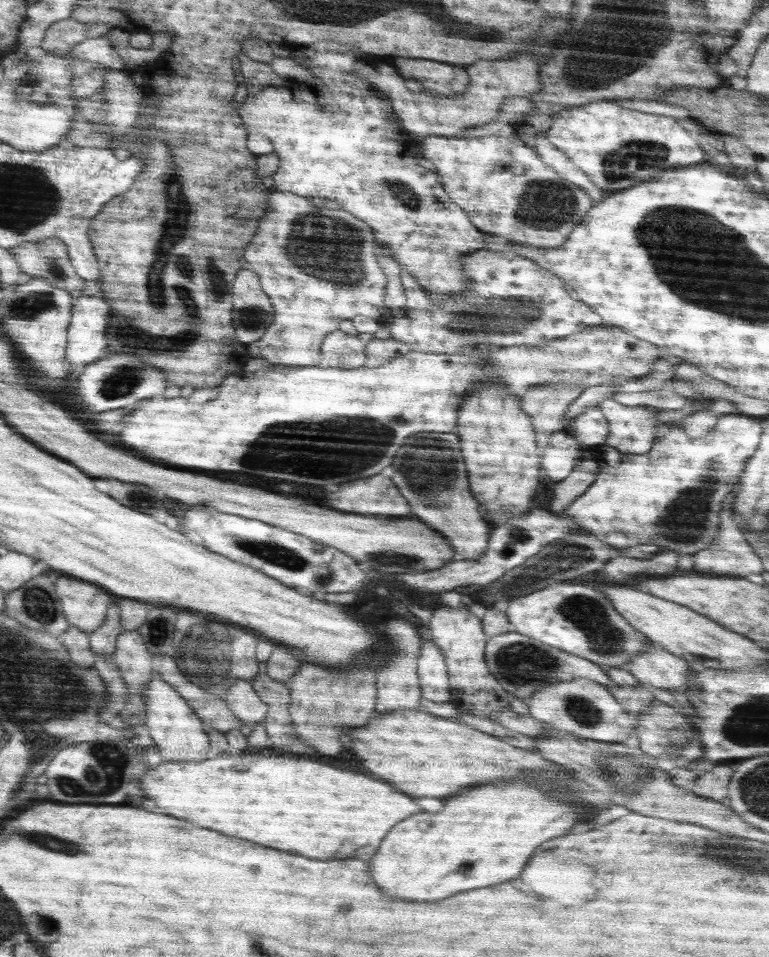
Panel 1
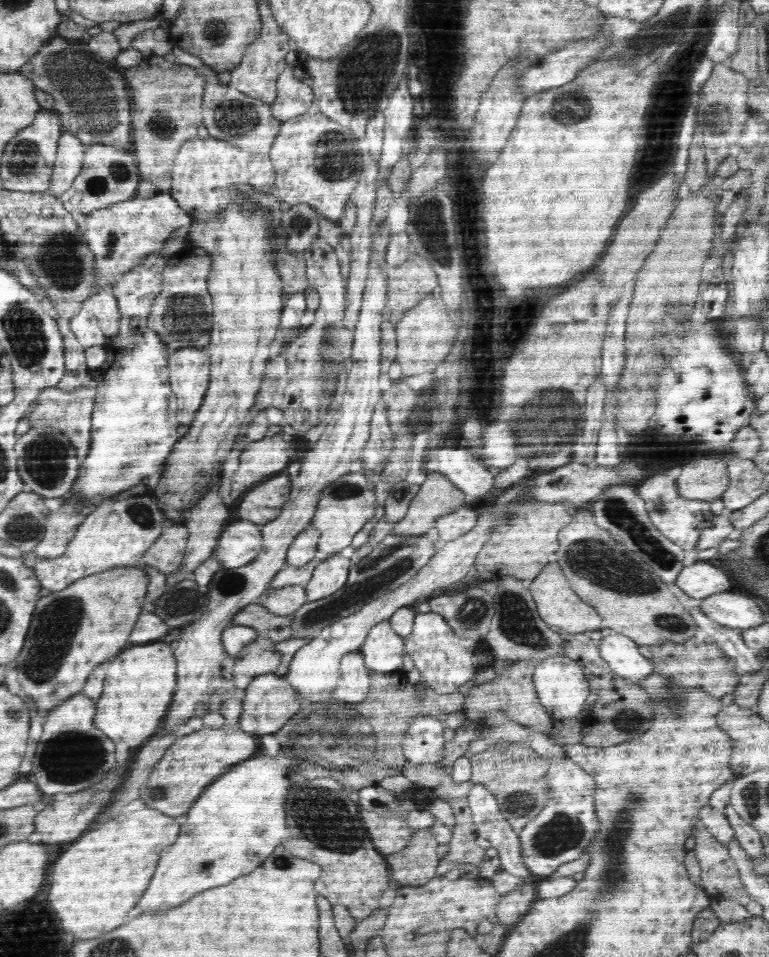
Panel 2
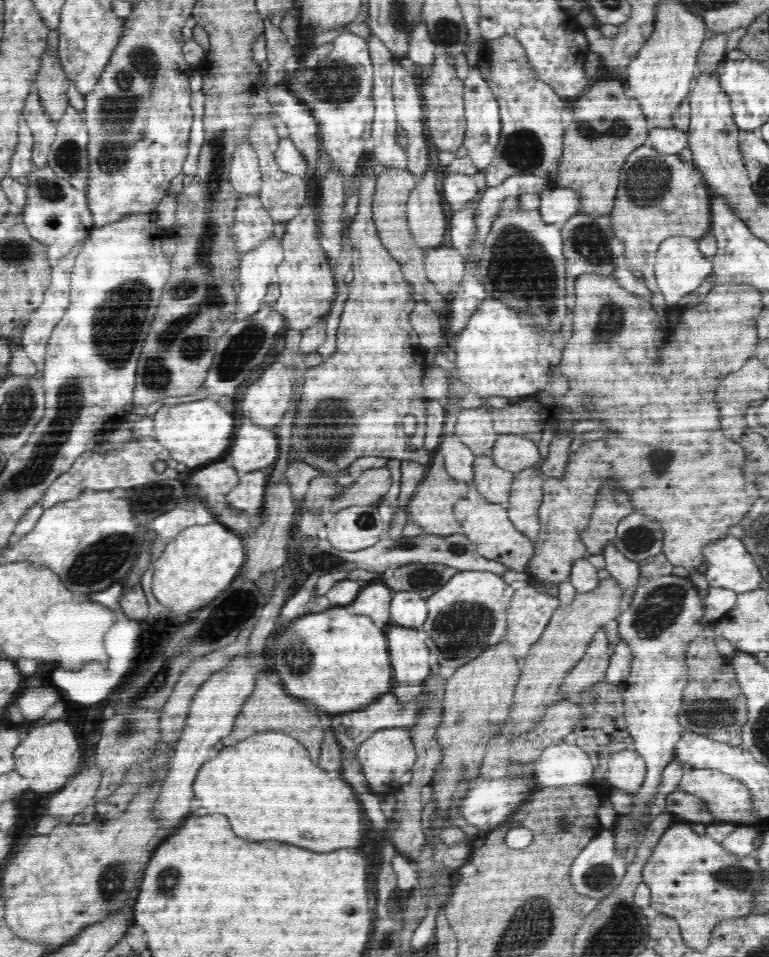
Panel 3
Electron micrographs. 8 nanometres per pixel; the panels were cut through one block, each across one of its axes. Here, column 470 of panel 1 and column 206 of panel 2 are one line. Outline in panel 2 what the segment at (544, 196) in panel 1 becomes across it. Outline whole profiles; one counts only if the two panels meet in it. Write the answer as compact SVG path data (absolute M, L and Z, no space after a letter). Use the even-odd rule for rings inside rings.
M194 137L187 140L176 155L170 174L169 193L198 222L208 222L218 218L230 204L238 202L238 196L244 196L238 187L241 184L252 186L254 192L270 194L276 190L274 180L276 171L268 154L252 154L237 146L214 137Z

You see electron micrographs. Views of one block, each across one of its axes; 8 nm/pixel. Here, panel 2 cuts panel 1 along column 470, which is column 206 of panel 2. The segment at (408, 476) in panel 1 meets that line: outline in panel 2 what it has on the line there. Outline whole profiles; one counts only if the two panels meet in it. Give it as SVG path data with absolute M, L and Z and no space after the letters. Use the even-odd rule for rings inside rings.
M220 480L210 488L210 492L208 492L196 506L190 506L188 510L182 512L180 522L186 525L190 533L183 563L174 572L168 574L167 586L174 586L178 584L178 582L192 577L194 570L196 570L201 563L214 557L214 549L218 544L222 528L224 528L224 522L226 522L226 518L230 516L230 512L226 510L226 506L222 504L222 500L220 500L220 496L218 496L218 488L220 488Z

